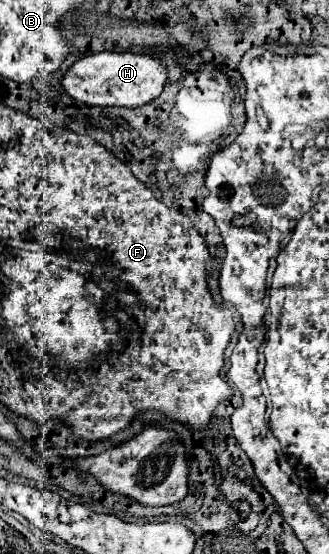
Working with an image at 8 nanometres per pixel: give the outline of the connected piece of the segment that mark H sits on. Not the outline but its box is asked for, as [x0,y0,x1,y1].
[62,51,166,107]

